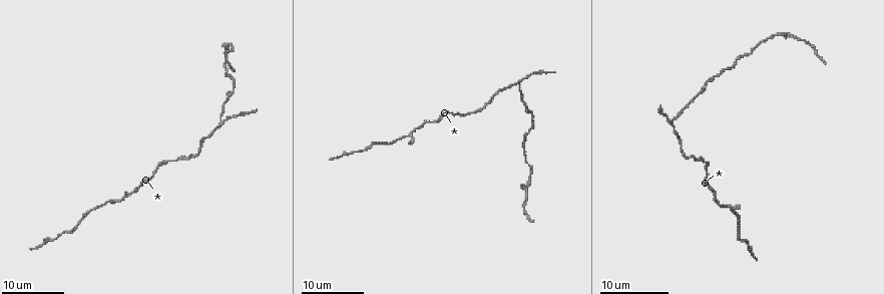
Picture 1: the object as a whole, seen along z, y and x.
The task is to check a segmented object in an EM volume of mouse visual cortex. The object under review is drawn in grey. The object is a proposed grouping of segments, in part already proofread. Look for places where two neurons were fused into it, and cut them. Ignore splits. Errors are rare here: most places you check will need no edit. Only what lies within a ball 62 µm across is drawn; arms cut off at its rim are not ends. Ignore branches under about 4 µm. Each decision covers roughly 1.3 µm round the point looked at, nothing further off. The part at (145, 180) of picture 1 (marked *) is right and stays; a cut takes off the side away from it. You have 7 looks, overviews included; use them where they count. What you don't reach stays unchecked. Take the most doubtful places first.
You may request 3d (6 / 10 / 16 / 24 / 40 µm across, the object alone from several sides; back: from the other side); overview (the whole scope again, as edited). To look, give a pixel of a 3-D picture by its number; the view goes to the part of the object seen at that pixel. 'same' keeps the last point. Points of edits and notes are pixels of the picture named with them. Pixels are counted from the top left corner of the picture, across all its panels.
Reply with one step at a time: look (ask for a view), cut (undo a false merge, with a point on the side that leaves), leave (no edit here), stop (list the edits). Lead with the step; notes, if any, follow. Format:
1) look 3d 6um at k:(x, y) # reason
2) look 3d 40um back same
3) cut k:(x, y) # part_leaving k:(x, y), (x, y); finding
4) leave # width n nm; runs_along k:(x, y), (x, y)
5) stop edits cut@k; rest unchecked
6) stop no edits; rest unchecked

look 3d 16um at 1:(520, 84) # three-way junction

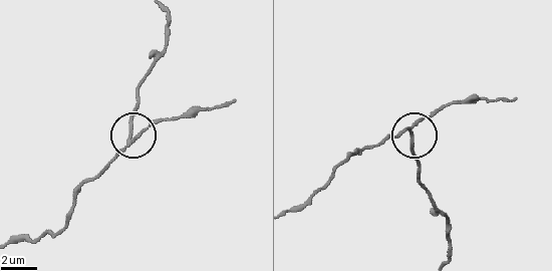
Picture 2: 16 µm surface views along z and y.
look 3d 6um at 2:(411, 131)

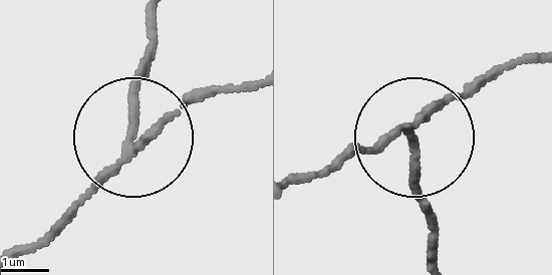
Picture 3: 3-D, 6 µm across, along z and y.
cut 3:(135, 107) # width 150 nm; two neurons meet here

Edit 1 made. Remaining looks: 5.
look 3d 16um at 1:(404, 137) # three-way junction

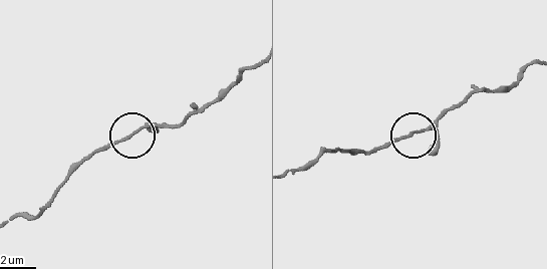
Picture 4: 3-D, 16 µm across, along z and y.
look 3d 10um at 4:(137, 132)

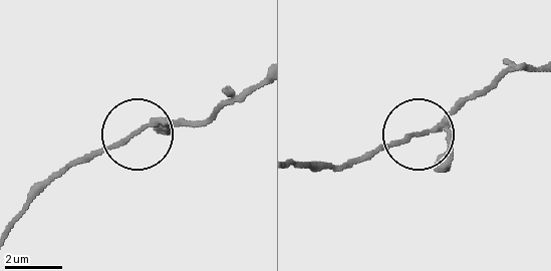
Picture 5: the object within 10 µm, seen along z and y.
leave # width 120 nm; runs_along 5:(540, 65), (505, 70), (426, 129), (348, 166); all the same neuron

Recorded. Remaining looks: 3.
look 3d 24um at 1:(171, 162) # a narrow waist

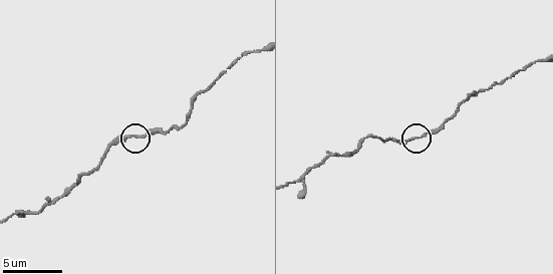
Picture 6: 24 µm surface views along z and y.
look 3d 6um at 6:(135, 138) # closer look

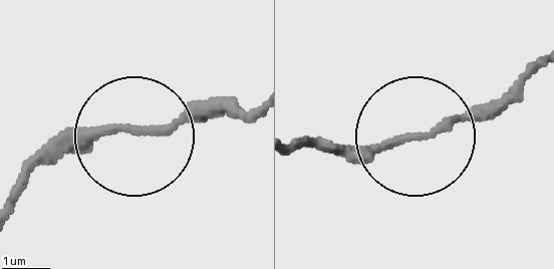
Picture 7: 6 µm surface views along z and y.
leave # runs_along 7:(297, 145), (441, 133), (521, 97); all the same neuron

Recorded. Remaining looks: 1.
stop edits cut@3; rest unchecked

